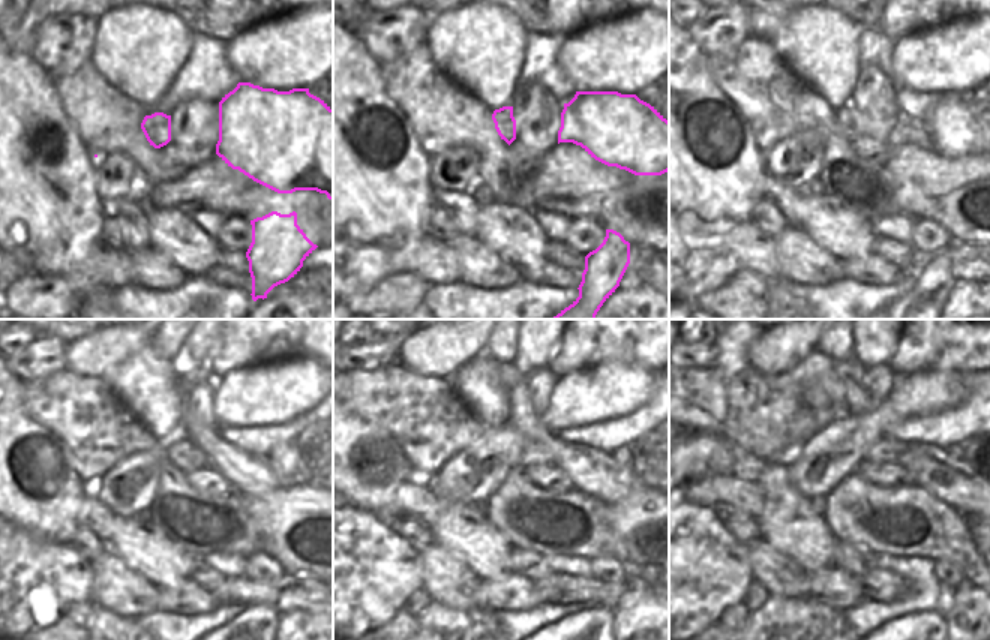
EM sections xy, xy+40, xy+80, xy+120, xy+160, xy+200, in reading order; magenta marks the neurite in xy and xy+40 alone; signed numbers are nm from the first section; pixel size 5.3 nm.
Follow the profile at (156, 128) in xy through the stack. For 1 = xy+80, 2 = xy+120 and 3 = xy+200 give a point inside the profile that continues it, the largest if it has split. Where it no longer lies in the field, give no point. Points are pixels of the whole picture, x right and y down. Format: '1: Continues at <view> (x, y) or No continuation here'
1: Continues at xy+80 (848, 117)
2: Continues at xy+120 (182, 453)
3: Continues at xy+200 (870, 456).

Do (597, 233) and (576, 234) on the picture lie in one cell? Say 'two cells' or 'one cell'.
one cell

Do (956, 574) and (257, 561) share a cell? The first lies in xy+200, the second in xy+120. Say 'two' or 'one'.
one

